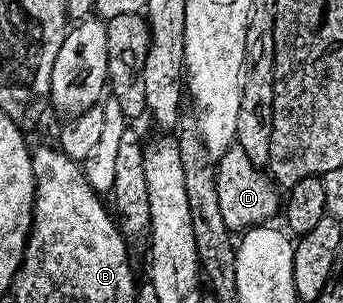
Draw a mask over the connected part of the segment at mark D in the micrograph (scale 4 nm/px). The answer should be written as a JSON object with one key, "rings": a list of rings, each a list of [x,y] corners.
{"rings":[[[238,146],[229,147],[222,155],[217,156],[214,172],[216,194],[219,197],[219,213],[224,219],[224,225],[231,233],[242,233],[252,227],[265,224],[274,214],[280,211],[280,194],[273,178],[265,170],[252,161],[244,149]]]}

